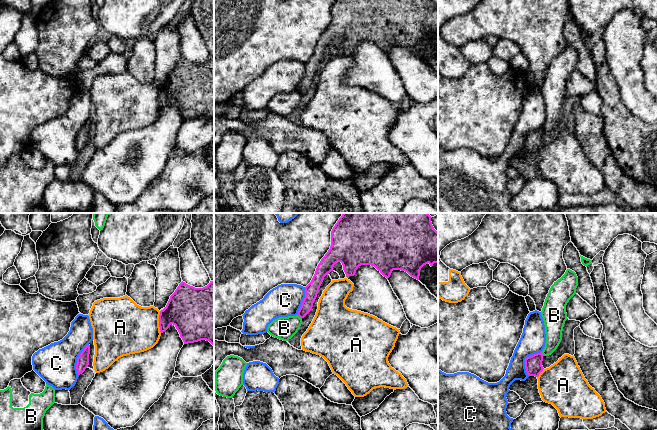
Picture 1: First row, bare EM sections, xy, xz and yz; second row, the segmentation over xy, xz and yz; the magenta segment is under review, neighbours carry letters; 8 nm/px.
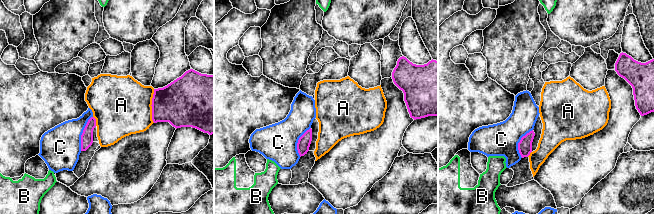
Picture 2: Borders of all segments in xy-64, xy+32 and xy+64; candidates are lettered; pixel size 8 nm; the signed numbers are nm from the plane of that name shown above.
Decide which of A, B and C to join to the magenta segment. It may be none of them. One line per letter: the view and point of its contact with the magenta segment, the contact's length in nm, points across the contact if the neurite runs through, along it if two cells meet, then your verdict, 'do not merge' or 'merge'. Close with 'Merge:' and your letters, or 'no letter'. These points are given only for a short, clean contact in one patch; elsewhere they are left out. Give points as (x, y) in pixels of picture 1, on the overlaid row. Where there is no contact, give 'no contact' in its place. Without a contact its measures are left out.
A: contact xy (159, 322); length 180 nm; do not merge
B: contact xz (299, 316); length 50 nm; border xz (297, 314), (301, 318); do not merge
C: contact yz (525, 359); length 220 nm; do not merge
Merge: no letter

